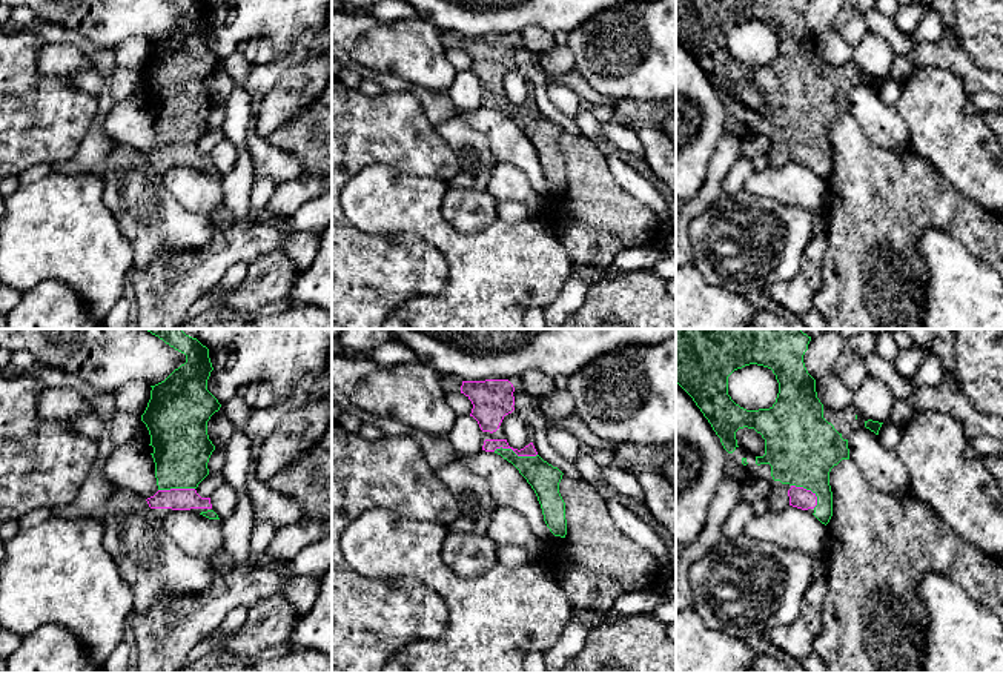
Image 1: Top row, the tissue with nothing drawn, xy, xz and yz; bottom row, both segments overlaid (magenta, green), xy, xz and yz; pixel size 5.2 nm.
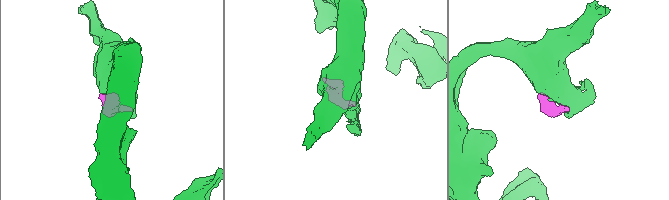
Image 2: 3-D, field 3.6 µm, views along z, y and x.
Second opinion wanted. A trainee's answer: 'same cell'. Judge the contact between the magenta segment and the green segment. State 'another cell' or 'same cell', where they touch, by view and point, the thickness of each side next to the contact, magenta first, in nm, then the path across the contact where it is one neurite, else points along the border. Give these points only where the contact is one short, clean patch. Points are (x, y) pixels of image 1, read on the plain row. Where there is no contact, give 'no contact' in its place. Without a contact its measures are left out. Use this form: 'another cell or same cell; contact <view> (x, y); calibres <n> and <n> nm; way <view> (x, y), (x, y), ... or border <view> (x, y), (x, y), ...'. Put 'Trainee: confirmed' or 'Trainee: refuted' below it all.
same cell; contact xz (515, 108); calibres 60 and 160 nm
Trainee: confirmed

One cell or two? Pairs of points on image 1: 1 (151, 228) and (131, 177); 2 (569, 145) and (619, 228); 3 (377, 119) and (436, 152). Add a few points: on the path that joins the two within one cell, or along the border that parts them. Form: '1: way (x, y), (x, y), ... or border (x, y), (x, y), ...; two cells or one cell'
1: way (148, 215), (132, 189); one cell
2: way (584, 165), (599, 208); one cell
3: way (392, 129), (421, 151); one cell

